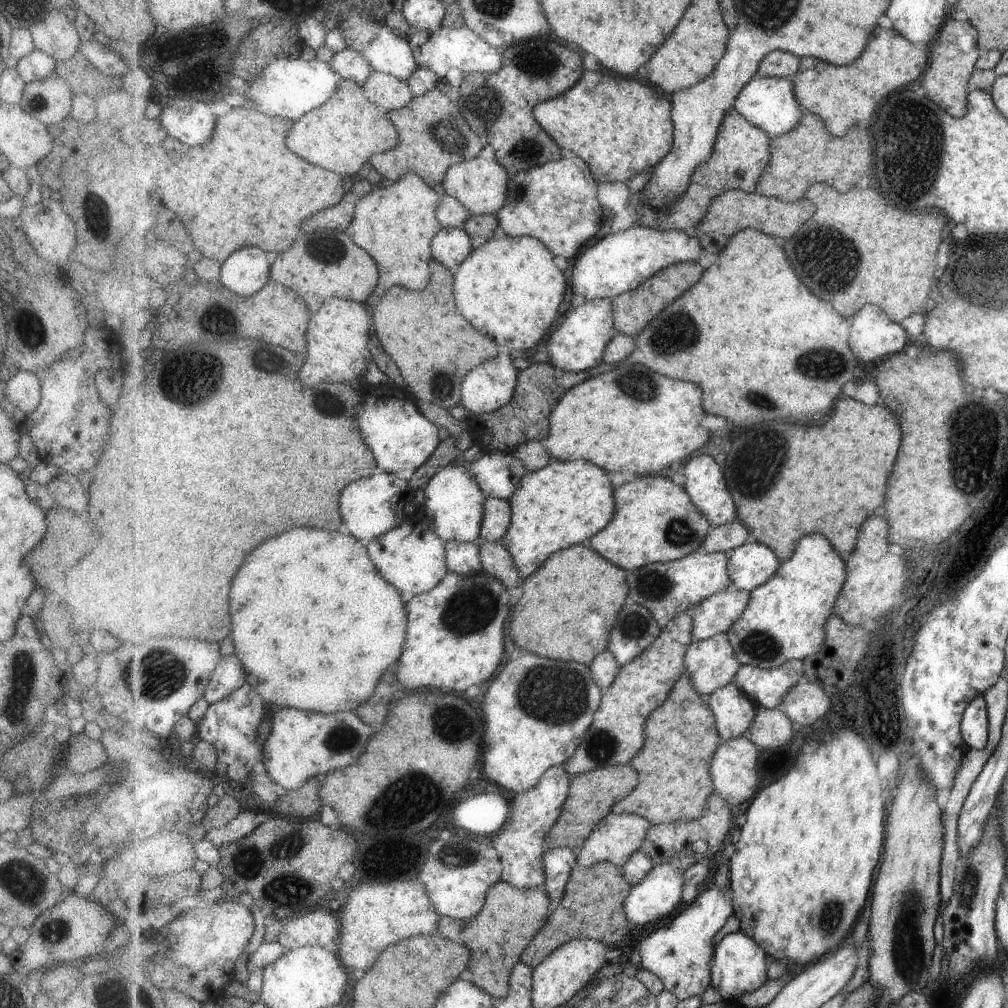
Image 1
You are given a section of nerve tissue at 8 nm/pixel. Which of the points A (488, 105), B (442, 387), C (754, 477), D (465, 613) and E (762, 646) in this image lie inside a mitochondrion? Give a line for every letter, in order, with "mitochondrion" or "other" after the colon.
A: mitochondrion
B: mitochondrion
C: mitochondrion
D: mitochondrion
E: mitochondrion

